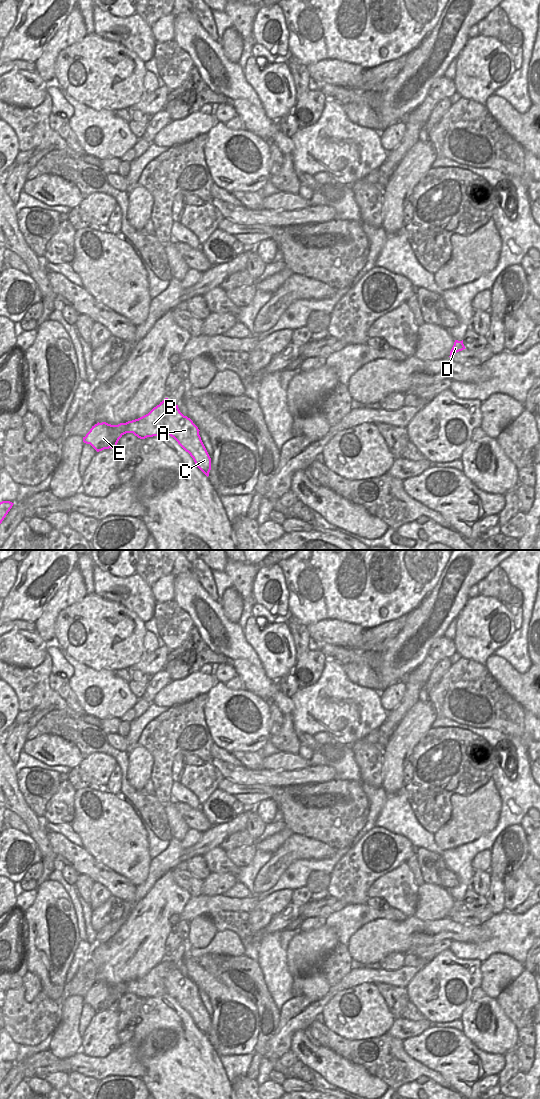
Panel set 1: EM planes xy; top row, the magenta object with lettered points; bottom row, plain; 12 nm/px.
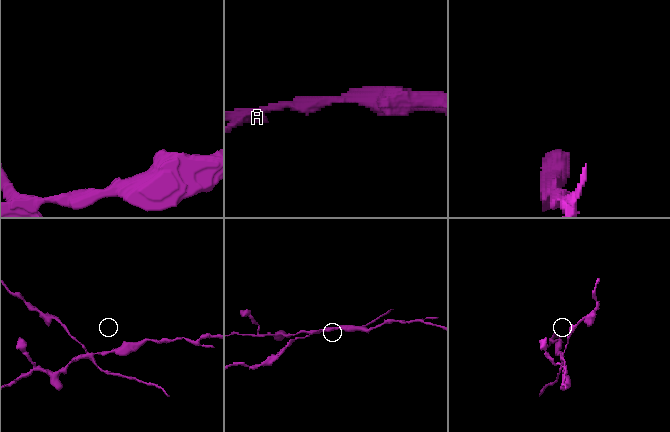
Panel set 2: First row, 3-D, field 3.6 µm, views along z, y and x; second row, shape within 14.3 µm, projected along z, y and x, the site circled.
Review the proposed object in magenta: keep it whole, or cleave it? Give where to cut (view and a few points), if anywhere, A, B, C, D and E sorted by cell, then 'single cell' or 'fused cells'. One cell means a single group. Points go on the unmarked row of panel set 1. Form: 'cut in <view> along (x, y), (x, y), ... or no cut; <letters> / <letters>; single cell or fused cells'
cut in xy along (178, 968), (170, 967), (165, 972), (160, 983), (164, 993); A C / B D E; fused cells

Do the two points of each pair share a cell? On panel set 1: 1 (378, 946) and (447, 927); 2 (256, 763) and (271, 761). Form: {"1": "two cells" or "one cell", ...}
{"1": "one cell", "2": "two cells"}

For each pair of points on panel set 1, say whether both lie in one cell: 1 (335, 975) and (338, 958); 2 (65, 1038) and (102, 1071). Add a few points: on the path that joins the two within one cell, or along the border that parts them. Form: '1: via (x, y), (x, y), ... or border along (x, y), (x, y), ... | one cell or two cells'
1: via (335, 971), (338, 962) | one cell
2: border along (79, 1050), (67, 1058) | two cells

